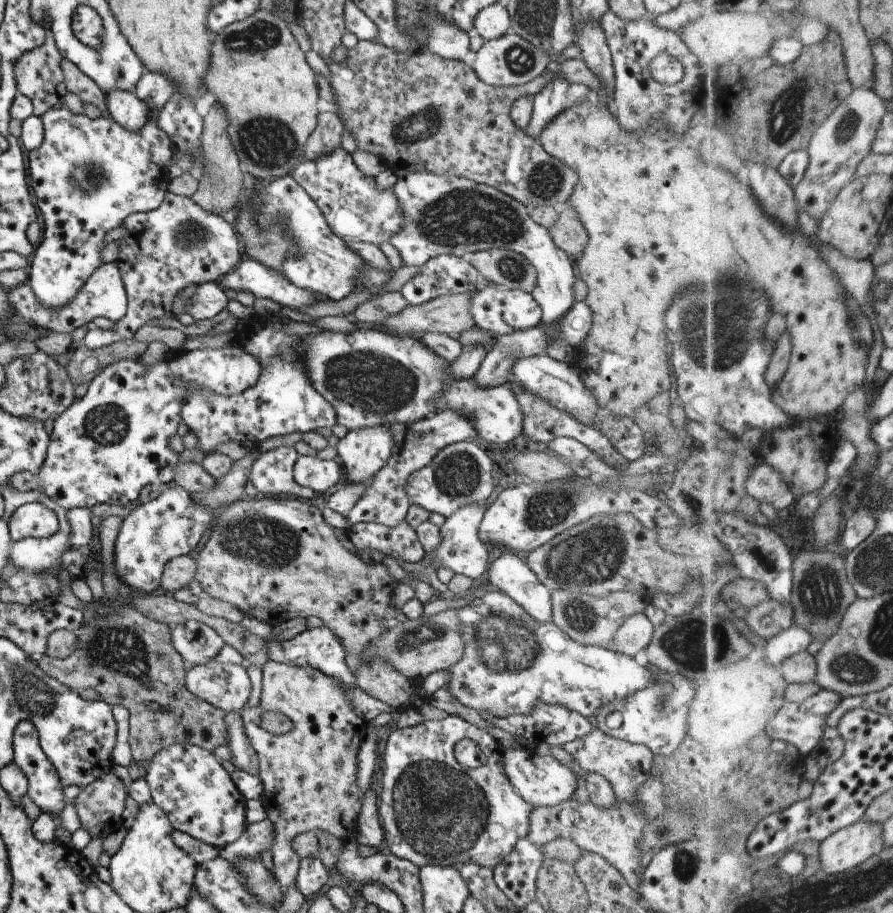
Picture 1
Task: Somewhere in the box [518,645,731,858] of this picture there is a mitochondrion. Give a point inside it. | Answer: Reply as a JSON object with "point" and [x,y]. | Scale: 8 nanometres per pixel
{"point":[666,705]}

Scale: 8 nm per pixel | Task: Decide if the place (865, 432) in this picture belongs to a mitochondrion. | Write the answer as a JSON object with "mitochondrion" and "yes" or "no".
{"mitochondrion":"no"}

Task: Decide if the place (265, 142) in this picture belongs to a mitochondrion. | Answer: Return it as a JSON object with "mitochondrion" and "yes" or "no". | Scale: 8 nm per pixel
{"mitochondrion":"yes"}

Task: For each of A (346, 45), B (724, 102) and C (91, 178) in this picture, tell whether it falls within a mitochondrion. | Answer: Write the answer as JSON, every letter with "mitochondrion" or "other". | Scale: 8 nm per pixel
{"A":"other","B":"other","C":"mitochondrion"}

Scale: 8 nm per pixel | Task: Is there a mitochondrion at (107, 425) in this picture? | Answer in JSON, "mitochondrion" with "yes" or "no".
{"mitochondrion":"yes"}

